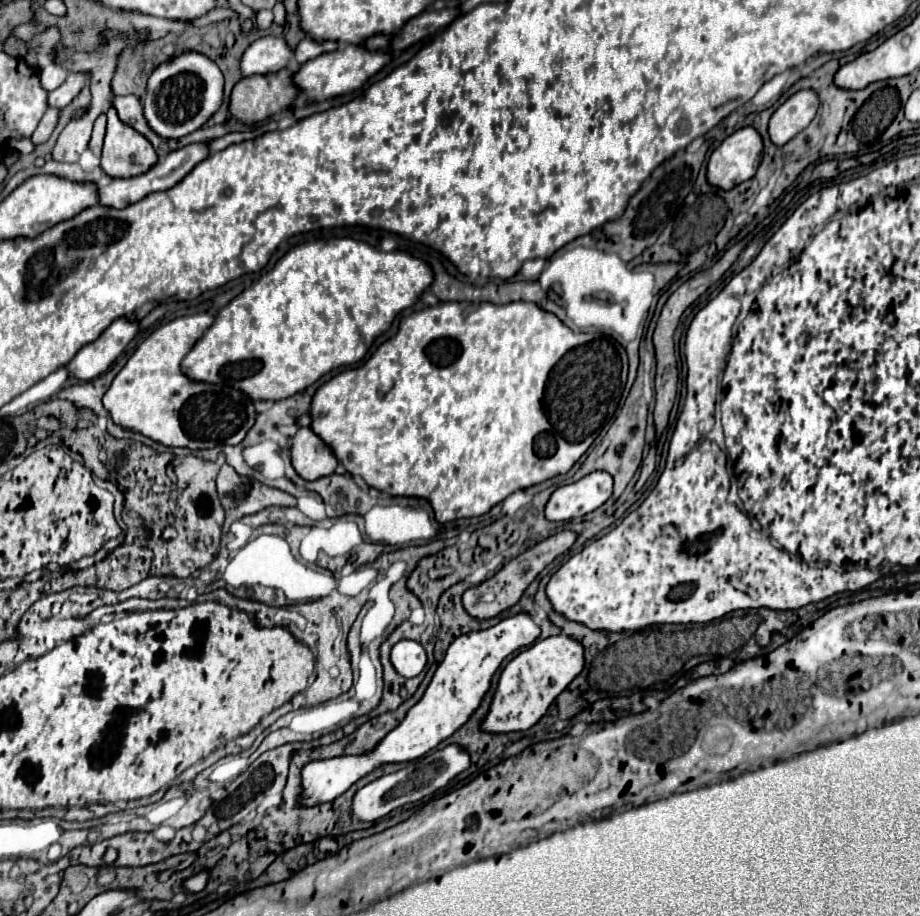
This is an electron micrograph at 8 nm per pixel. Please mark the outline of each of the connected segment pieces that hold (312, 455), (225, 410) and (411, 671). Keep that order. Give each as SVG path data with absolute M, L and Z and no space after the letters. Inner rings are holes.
M298 428L290 438L290 458L296 474L304 480L328 476L338 466L332 450L312 432L312 428Z
M208 314L176 318L154 330L136 348L102 398L114 424L172 448L182 446L196 450L214 448L216 444L236 446L244 440L256 420L250 398L224 384L196 384L180 370L182 358L212 322L214 318Z
M400 640L392 648L392 664L404 678L418 676L426 666L426 650L416 640Z

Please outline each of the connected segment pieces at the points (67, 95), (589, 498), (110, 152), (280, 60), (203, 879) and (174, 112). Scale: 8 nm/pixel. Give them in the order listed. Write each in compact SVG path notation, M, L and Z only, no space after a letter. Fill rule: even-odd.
M72 72L62 86L58 86L54 92L50 92L50 98L48 98L48 104L54 106L54 108L64 108L68 106L76 96L78 92L86 86L86 82L90 80L90 74L86 72Z
M592 472L578 482L560 486L546 502L544 514L548 520L564 522L586 516L600 508L612 496L612 476L608 472Z
M114 108L108 110L108 130L104 138L104 150L102 150L102 170L110 178L132 178L148 172L158 162L158 156L152 148L152 144L134 128L120 122Z
M264 36L254 40L240 60L240 72L242 76L254 76L254 74L274 74L282 68L286 68L288 60L292 56L292 50L280 36Z
M200 872L200 874L192 876L192 878L188 878L188 880L184 882L184 888L186 888L188 892L200 892L200 890L206 886L206 882L208 882L208 872Z
M184 52L162 62L148 78L146 96L142 100L146 122L158 136L178 138L198 130L222 104L224 78L220 68L200 52Z

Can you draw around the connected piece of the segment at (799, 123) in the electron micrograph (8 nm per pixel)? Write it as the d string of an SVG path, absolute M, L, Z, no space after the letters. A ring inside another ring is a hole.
M798 90L792 94L770 118L770 138L776 146L784 146L798 132L802 132L818 110L818 96L814 90Z

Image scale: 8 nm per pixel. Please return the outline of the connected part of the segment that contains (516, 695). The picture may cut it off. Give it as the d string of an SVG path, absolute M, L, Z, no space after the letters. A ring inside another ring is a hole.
M566 634L550 636L534 642L522 650L500 674L498 690L492 700L492 708L482 722L486 732L520 732L534 726L554 698L582 672L584 668L584 646Z

